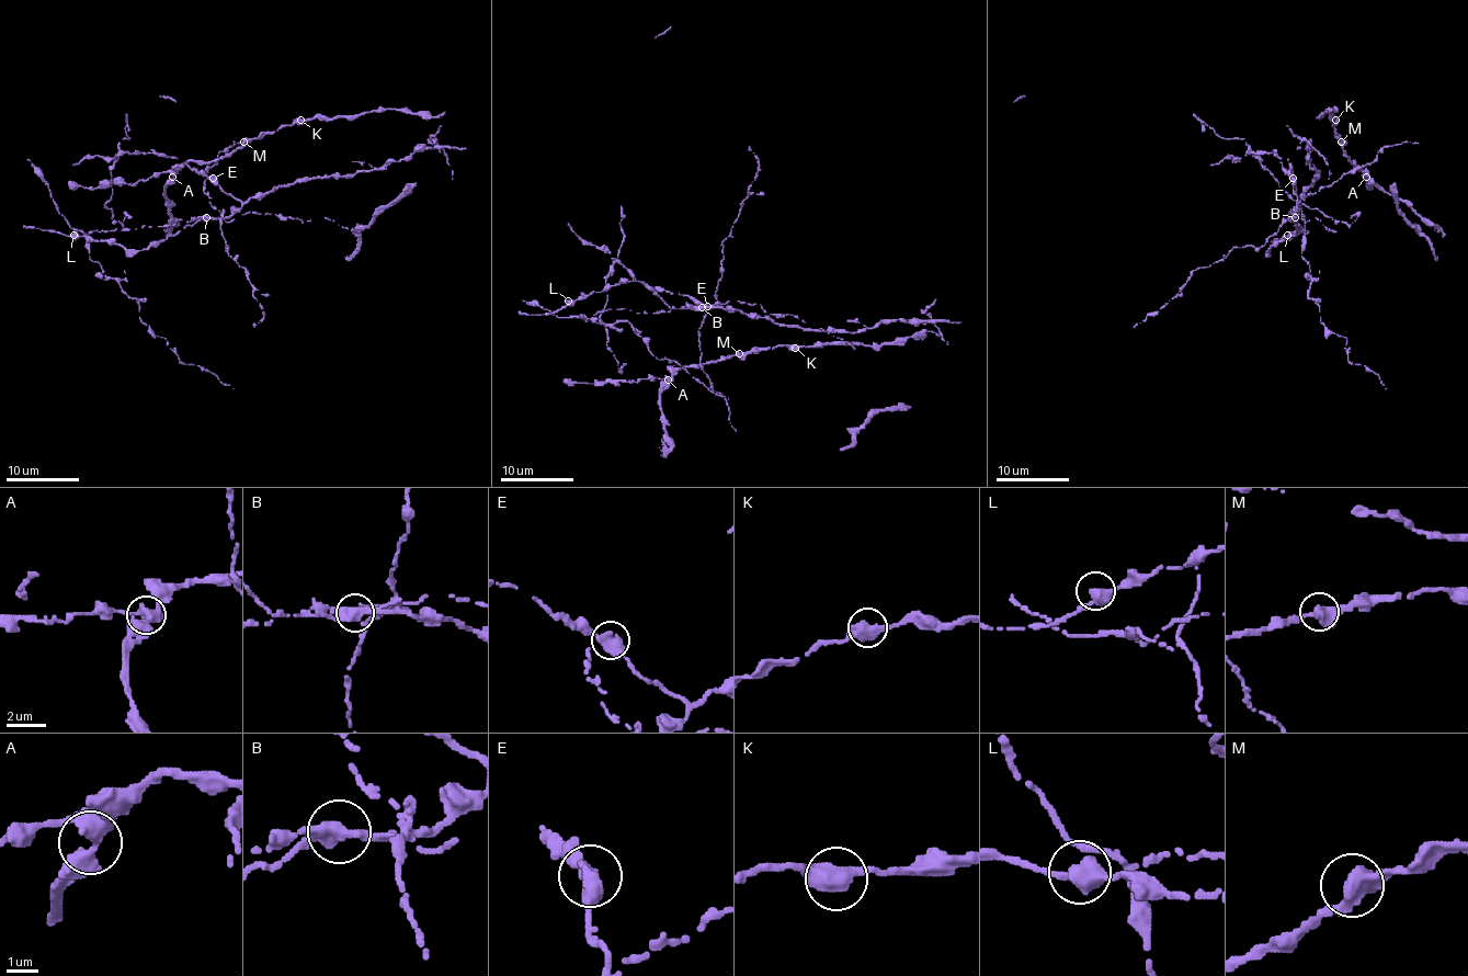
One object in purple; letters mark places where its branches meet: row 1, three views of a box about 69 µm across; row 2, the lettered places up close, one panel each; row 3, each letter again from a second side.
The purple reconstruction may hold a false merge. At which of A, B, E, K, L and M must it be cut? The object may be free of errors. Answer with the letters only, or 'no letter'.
B

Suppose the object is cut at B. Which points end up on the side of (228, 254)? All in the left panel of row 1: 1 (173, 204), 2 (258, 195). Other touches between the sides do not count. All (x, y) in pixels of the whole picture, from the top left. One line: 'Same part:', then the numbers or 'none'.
Same part: none

